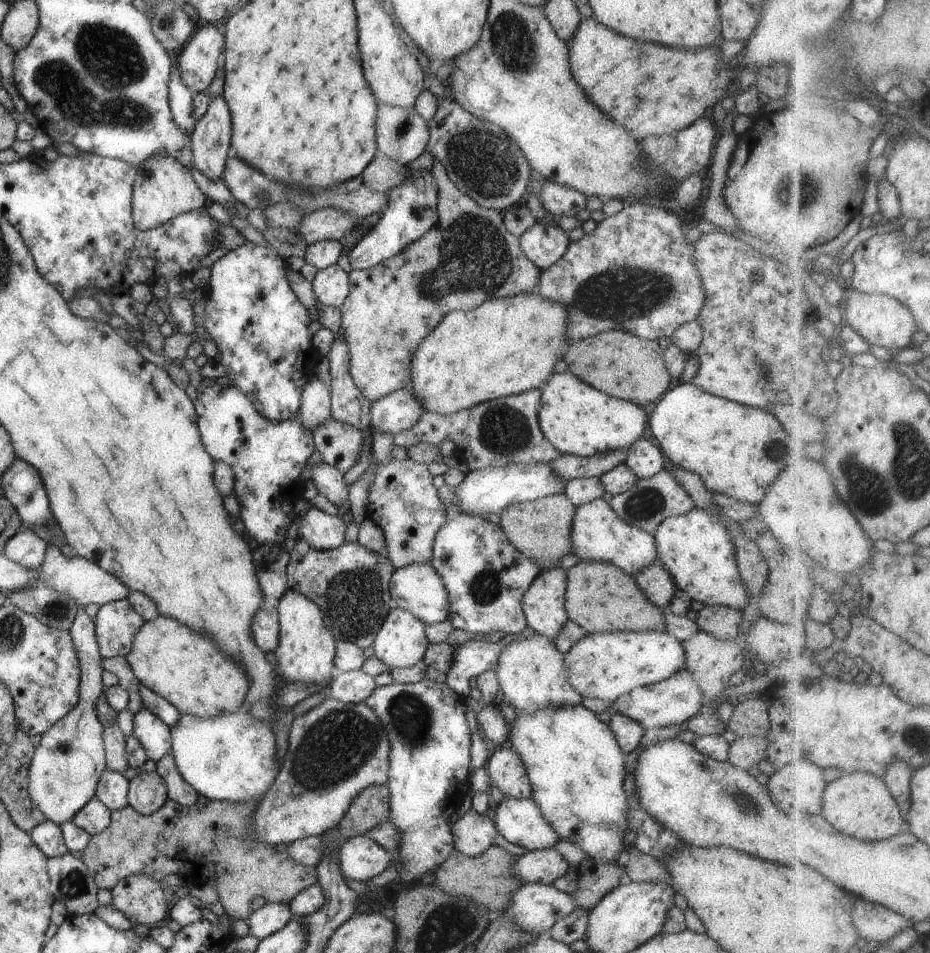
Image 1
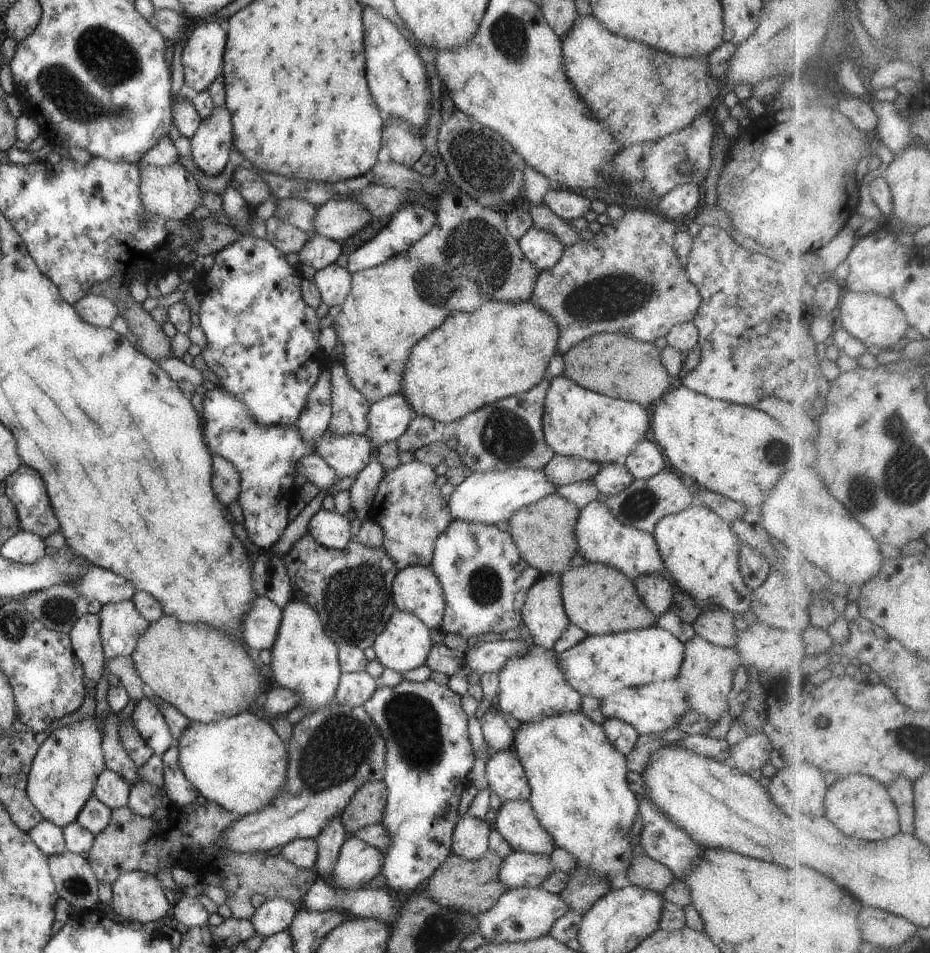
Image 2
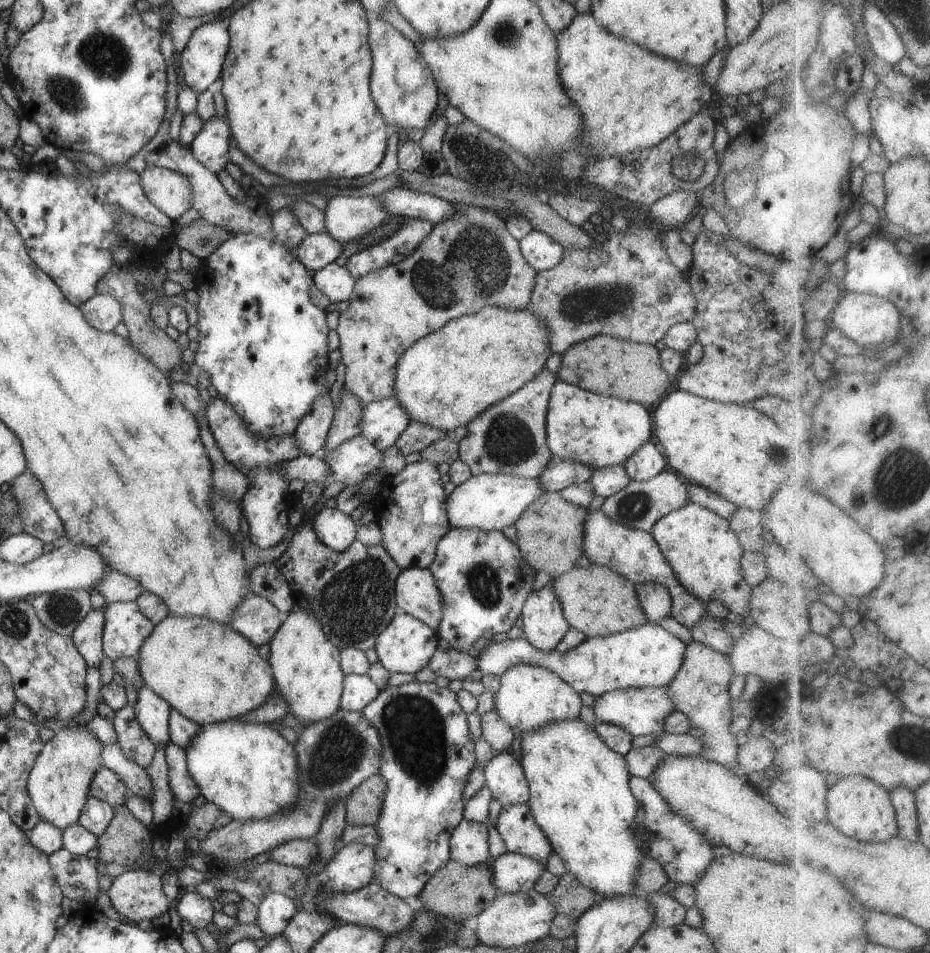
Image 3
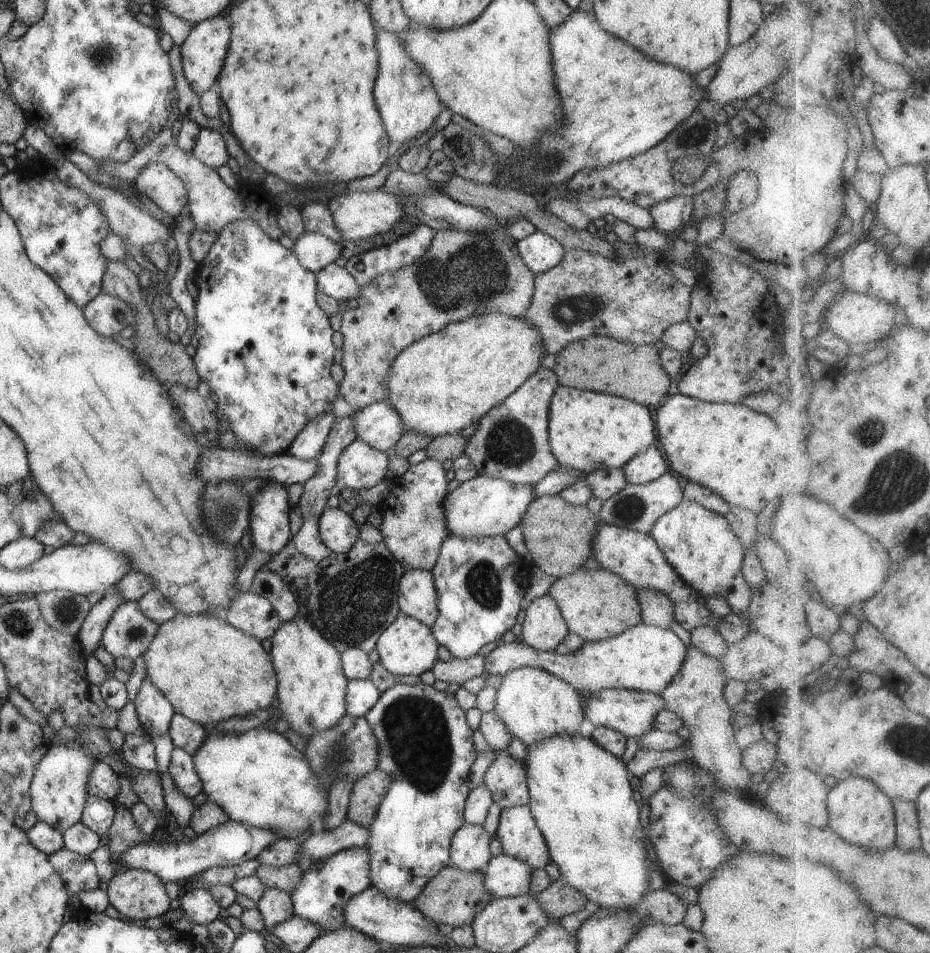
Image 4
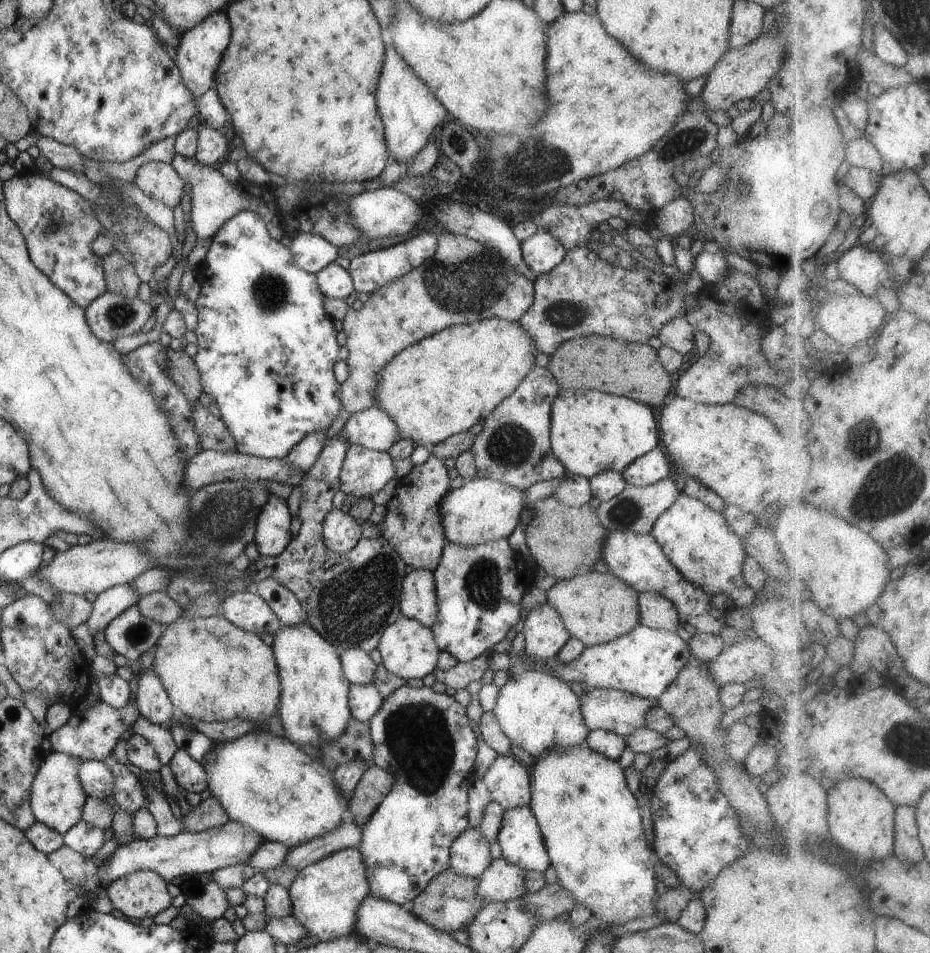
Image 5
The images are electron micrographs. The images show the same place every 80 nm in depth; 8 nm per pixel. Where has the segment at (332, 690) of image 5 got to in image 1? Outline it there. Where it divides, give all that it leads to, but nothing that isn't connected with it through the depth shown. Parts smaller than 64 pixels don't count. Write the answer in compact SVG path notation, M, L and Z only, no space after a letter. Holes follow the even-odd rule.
M286 589L285 593L279 598L277 615L279 616L279 645L274 654L278 661L278 668L276 668L278 676L288 680L290 683L300 681L316 683L322 685L323 688L328 687L338 673L333 661L336 640L324 622L324 613L320 610L320 607L304 593L296 589Z

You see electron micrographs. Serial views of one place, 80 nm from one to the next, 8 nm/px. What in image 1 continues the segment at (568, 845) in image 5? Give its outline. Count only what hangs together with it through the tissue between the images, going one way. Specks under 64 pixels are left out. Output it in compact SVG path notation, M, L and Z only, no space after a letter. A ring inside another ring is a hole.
M582 704L562 705L554 708L536 709L531 713L518 714L518 712L516 712L516 714L515 719L511 721L509 725L510 732L508 745L514 749L518 753L518 756L522 759L527 772L527 777L529 778L533 788L531 798L534 799L536 804L540 807L545 819L548 820L548 822L550 822L550 824L552 824L552 826L556 829L560 839L566 838L566 840L570 840L578 844L578 846L580 846L580 848L584 851L586 857L592 857L597 861L620 862L620 856L622 856L622 852L624 852L622 839L624 834L628 832L627 812L630 810L630 806L628 806L630 791L624 788L625 776L628 773L627 768L625 767L625 752L620 748L612 729L608 724L600 721L600 718L598 718L598 715L593 710L590 710Z

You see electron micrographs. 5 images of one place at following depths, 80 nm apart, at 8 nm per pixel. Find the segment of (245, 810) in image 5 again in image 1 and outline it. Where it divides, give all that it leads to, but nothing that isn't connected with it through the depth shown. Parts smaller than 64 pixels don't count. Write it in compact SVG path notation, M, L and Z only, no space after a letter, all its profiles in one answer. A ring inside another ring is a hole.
M222 713L207 719L181 714L176 724L171 726L171 755L177 771L198 794L203 794L211 801L241 803L254 800L258 804L279 773L275 754L276 738L271 726L261 723L248 713Z

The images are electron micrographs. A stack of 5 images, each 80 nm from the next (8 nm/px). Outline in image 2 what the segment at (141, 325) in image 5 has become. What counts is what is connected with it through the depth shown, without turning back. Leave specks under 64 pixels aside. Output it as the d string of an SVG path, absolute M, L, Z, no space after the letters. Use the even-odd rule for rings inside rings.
M86 295L73 305L82 320L97 327L110 327L118 314L115 301L105 296Z

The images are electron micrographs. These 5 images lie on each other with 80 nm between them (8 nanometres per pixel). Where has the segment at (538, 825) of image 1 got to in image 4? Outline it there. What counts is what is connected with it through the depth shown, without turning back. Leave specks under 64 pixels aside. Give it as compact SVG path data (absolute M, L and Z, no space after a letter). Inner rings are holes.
M527 804L501 809L495 833L504 854L520 859L533 869L544 869L551 860L545 838Z

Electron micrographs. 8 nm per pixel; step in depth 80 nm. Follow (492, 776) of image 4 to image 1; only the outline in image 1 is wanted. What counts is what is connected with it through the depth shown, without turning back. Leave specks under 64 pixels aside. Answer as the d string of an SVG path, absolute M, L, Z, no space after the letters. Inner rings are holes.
M509 745L491 752L485 762L485 770L492 785L496 785L506 797L530 799L533 788L518 753Z

